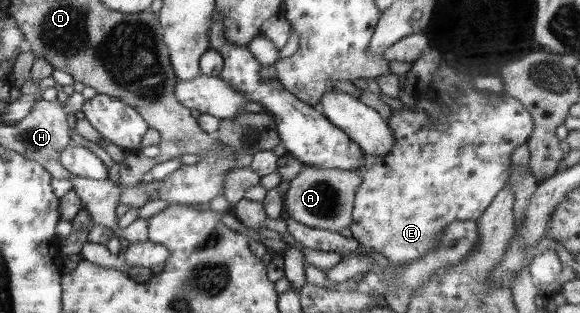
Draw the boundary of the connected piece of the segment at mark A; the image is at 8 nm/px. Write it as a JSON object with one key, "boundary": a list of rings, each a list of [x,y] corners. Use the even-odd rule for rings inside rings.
{"boundary":[[[302,165],[301,171],[290,180],[289,188],[284,193],[285,214],[305,226],[339,233],[352,223],[355,193],[361,181],[361,176],[354,170]]]}

